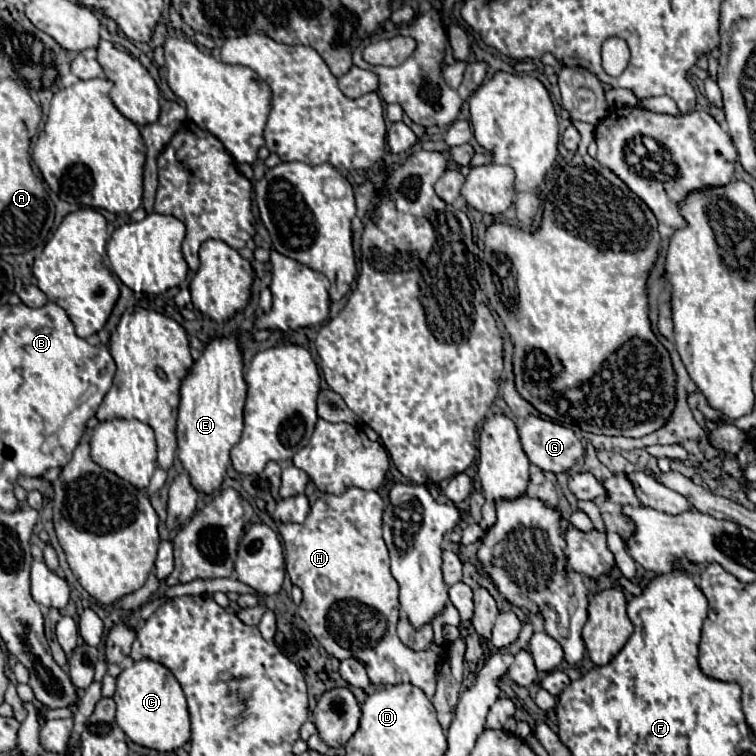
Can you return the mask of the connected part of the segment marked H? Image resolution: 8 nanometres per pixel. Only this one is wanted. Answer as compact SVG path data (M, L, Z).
M349 488L343 494L323 494L313 506L305 522L301 524L279 524L285 546L285 564L291 582L303 590L303 600L299 604L301 618L309 624L311 634L331 656L353 656L365 662L367 674L373 684L401 684L409 682L425 692L427 698L435 694L435 662L439 652L445 648L431 644L429 650L413 652L397 636L399 604L397 604L397 582L389 570L389 552L381 538L381 518L383 518L383 498L377 492L367 492L361 488Z

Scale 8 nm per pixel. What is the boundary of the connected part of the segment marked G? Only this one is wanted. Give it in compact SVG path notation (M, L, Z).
M539 416L525 418L519 438L527 458L545 472L567 472L583 456L583 444L573 430Z

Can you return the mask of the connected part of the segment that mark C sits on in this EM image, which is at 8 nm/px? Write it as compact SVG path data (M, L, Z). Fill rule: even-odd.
M141 658L121 670L113 700L117 704L117 724L135 744L157 752L171 752L189 742L191 722L185 694L171 670L163 664Z

